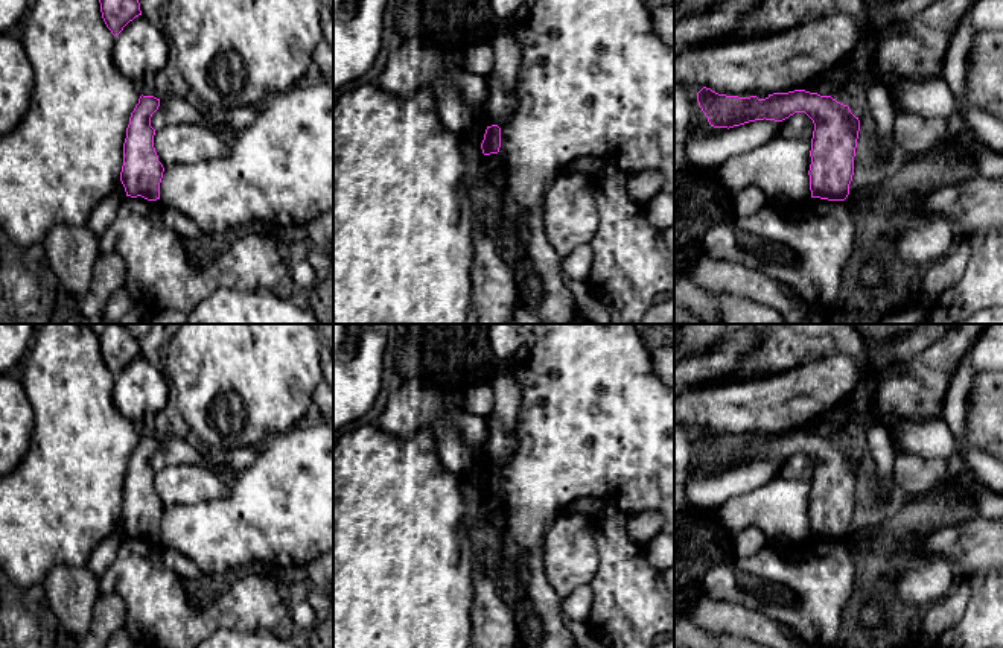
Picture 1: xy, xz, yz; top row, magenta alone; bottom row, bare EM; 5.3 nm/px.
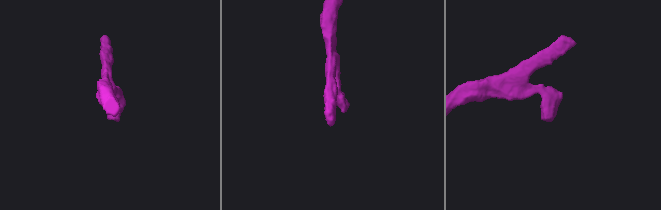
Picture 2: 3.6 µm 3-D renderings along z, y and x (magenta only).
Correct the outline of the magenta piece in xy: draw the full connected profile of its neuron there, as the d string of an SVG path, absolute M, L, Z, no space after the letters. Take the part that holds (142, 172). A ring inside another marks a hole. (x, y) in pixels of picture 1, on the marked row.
M142 94L129 117L123 143L120 181L126 196L131 198L160 199L160 183L164 167L158 161L154 148L155 129L151 126L151 117L158 106L160 99Z

